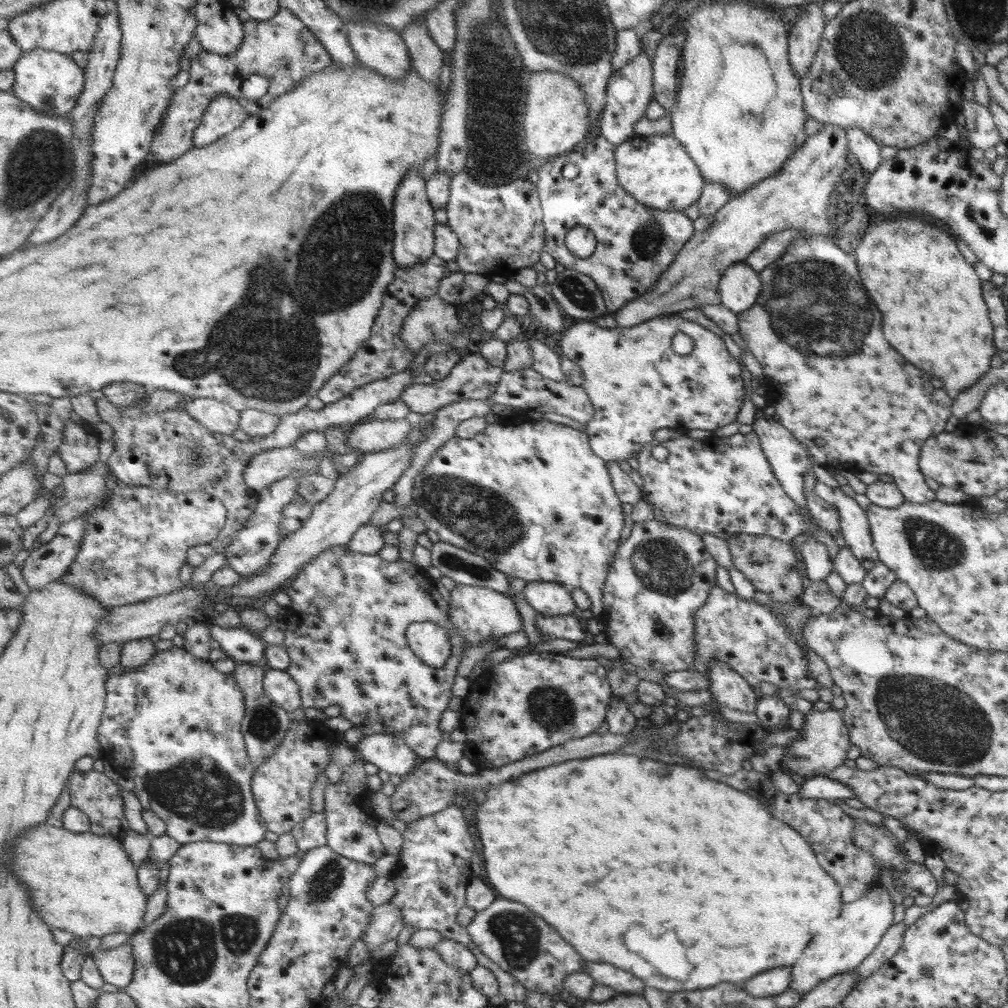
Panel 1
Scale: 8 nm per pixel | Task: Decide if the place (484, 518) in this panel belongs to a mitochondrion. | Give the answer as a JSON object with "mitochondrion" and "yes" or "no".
{"mitochondrion":"yes"}

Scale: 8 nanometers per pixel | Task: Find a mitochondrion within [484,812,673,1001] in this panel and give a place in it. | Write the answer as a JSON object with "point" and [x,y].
{"point":[519,937]}

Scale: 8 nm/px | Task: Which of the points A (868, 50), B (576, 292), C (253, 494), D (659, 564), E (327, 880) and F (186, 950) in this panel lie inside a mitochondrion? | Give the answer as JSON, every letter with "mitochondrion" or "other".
{"A":"mitochondrion","B":"mitochondrion","C":"other","D":"mitochondrion","E":"mitochondrion","F":"mitochondrion"}

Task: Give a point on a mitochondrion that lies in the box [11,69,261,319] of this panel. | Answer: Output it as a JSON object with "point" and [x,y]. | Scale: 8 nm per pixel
{"point":[48,103]}

